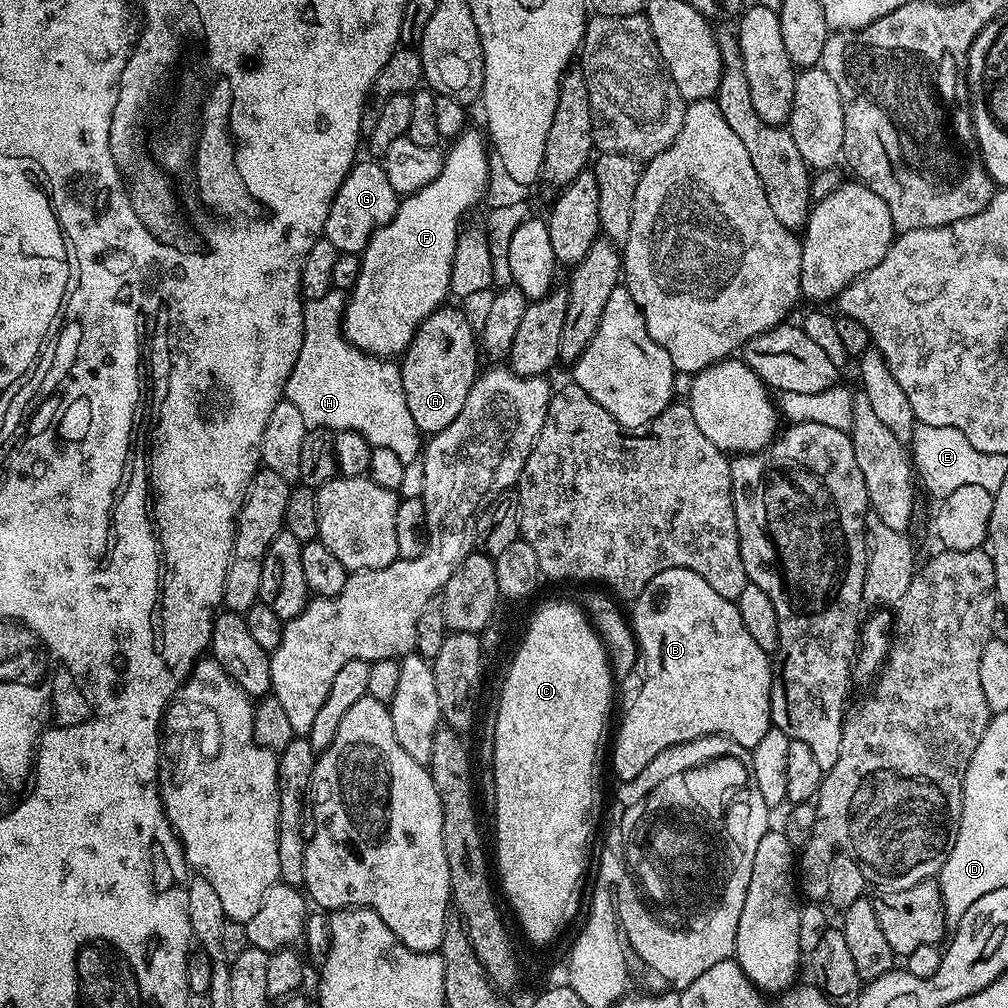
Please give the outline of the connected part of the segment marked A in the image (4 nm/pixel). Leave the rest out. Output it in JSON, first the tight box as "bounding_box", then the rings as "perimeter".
{"bounding_box":[399,306,478,433],"perimeter":[[[445,306],[434,310],[434,314],[422,322],[399,361],[406,406],[420,433],[440,432],[461,413],[478,377],[476,352],[478,356],[478,332],[470,326],[459,307]]]}

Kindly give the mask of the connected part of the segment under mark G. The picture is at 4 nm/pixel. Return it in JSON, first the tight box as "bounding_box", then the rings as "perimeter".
{"bounding_box":[323,158,398,253],"perimeter":[[[372,158],[367,159],[361,159],[352,165],[338,194],[332,200],[330,214],[326,214],[323,239],[329,240],[341,253],[363,252],[368,239],[379,228],[386,226],[386,222],[390,222],[396,213],[398,197],[394,186],[390,186],[390,178],[386,178],[383,163]]]}

